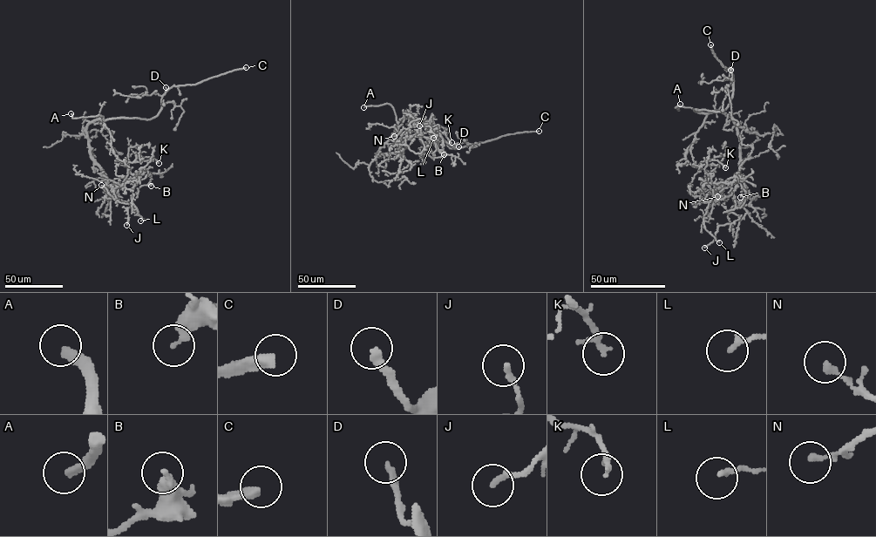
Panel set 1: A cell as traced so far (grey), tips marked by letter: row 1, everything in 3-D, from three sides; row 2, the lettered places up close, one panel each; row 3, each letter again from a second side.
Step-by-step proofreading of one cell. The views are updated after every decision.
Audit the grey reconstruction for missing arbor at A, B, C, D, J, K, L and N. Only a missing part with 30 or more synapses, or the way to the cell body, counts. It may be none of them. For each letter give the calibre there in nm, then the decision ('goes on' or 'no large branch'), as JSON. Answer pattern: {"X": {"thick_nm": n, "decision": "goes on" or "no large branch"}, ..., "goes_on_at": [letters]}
{"A": {"thick_nm": 320, "decision": "goes on"}, "B": {"thick_nm": 280, "decision": "no large branch"}, "C": {"thick_nm": 360, "decision": "goes on"}, "D": {"thick_nm": 260, "decision": "goes on"}, "J": {"thick_nm": 200, "decision": "no large branch"}, "K": {"thick_nm": 240, "decision": "no large branch"}, "L": {"thick_nm": 180, "decision": "no large branch"}, "N": {"thick_nm": 200, "decision": "no large branch"}, "goes_on_at": ["A", "C", "D"]}

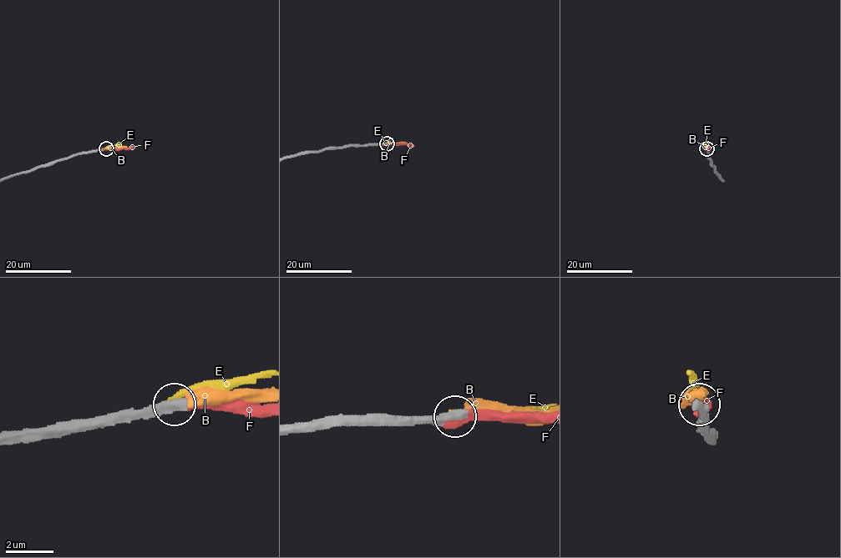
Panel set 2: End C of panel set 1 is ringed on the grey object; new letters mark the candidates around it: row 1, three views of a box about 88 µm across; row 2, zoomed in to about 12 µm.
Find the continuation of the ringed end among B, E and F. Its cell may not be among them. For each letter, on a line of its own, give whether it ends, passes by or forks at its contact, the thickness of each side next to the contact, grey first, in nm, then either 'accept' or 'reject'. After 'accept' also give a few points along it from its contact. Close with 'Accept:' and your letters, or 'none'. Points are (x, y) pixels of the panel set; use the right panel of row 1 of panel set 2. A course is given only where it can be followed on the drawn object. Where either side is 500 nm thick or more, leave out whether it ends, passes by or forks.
B: calibres 400 and 550 nm; reject
E: it ends; calibres 460 and 280 nm; reject
F: calibres 500 and 440 nm; accept
Accept: F

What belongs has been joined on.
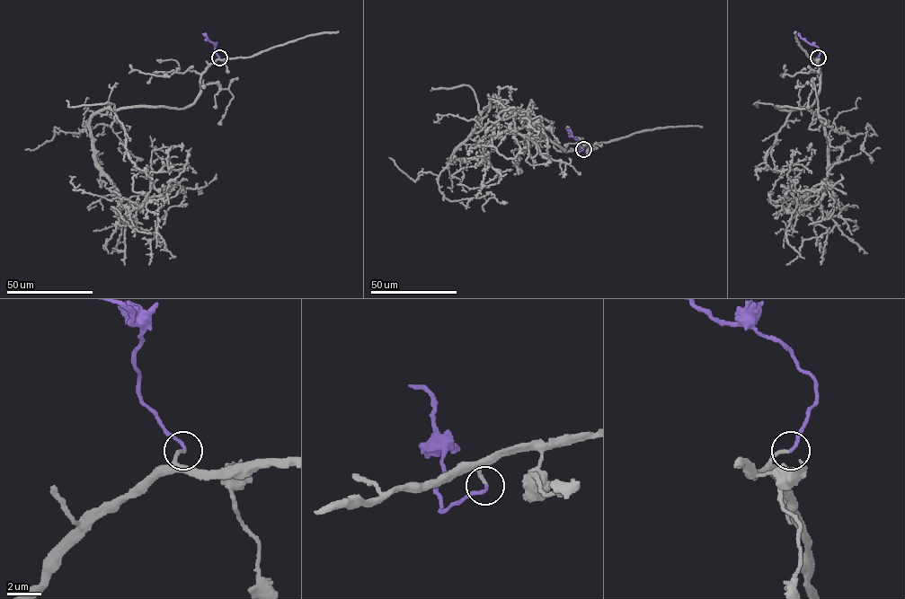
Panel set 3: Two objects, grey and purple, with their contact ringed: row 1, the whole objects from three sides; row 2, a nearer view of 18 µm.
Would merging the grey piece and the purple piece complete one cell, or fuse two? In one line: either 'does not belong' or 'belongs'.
belongs

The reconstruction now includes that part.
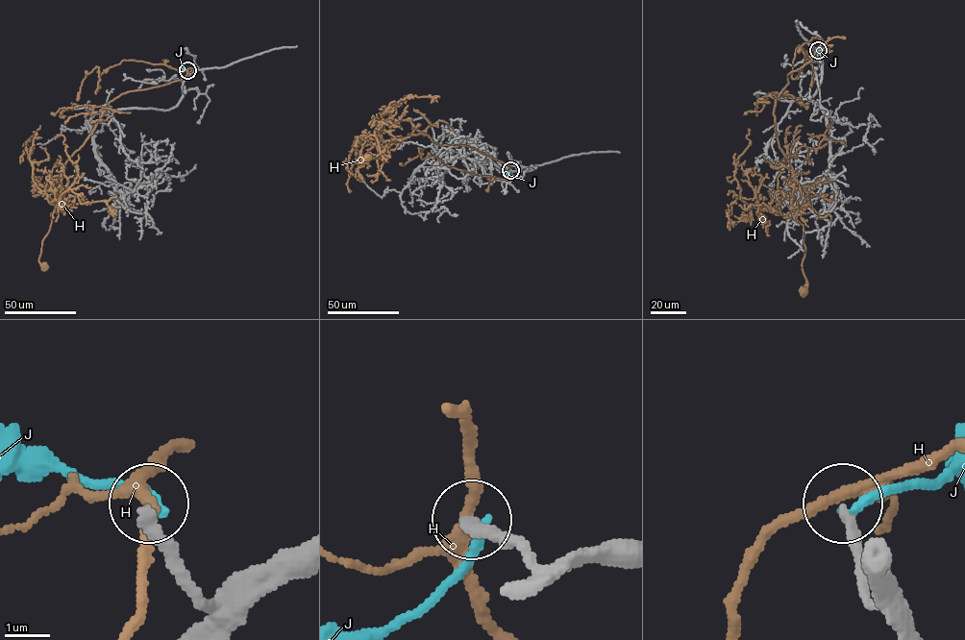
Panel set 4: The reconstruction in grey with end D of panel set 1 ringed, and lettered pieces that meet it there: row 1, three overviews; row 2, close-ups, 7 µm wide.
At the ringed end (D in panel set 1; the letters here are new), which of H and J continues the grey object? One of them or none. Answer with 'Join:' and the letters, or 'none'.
Join: none

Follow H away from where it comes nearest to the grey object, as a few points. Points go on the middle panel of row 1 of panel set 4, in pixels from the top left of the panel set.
H: (510, 170), (423, 134), (400, 138), (384, 156), (379, 145), (367, 158)

